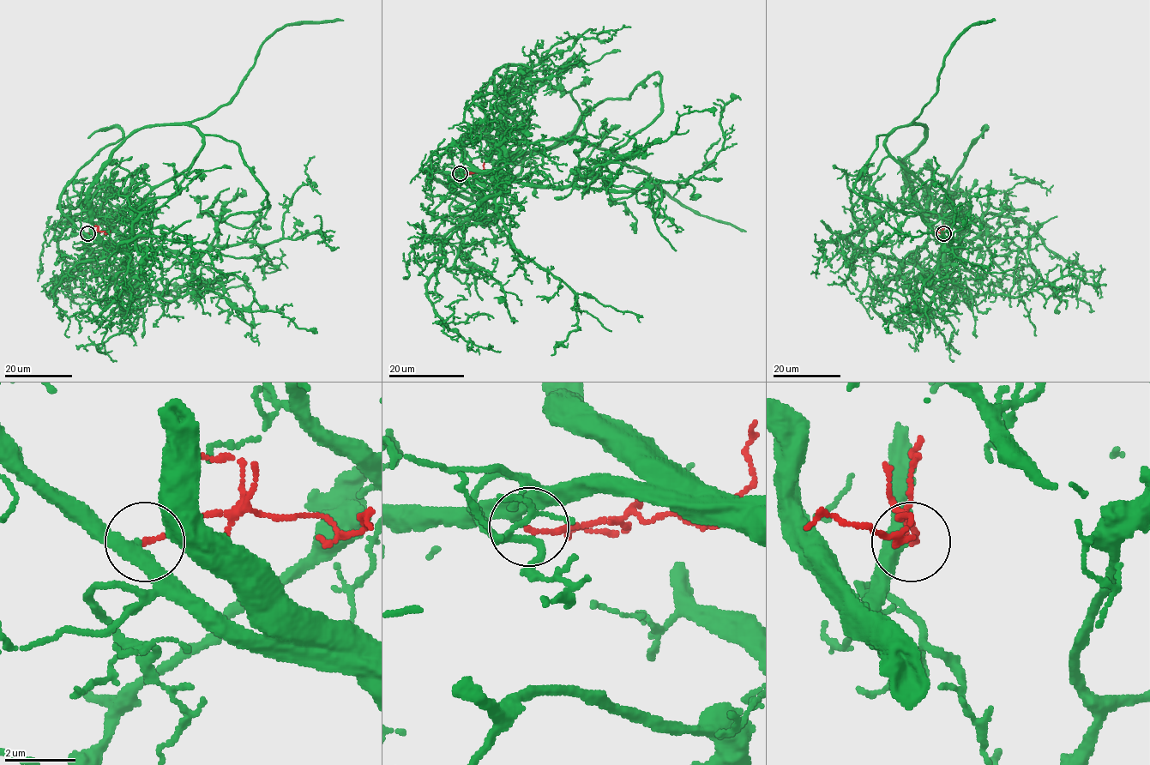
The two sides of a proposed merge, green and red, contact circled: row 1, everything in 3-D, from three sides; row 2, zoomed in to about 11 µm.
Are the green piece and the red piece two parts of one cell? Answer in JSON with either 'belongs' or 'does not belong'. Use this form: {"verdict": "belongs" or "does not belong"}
{"verdict": "belongs"}

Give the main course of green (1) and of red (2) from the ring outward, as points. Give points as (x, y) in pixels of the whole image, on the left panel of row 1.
1: (87, 233), (98, 241), (89, 189), (127, 137), (213, 113), (237, 91), (261, 45), (286, 24), (343, 20)
2: (87, 233), (93, 231), (110, 232)

